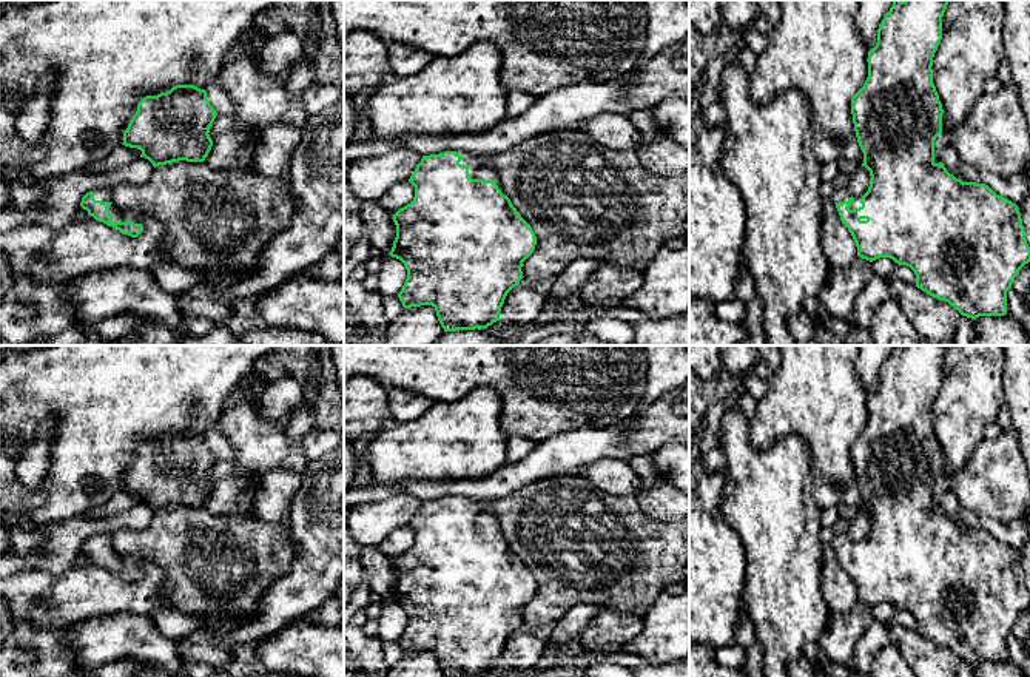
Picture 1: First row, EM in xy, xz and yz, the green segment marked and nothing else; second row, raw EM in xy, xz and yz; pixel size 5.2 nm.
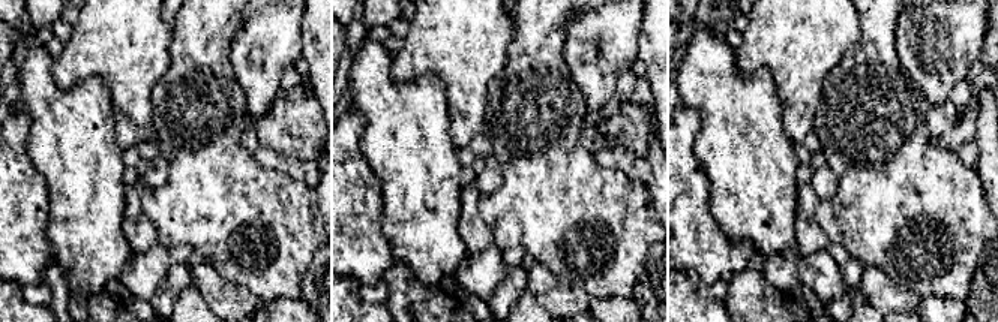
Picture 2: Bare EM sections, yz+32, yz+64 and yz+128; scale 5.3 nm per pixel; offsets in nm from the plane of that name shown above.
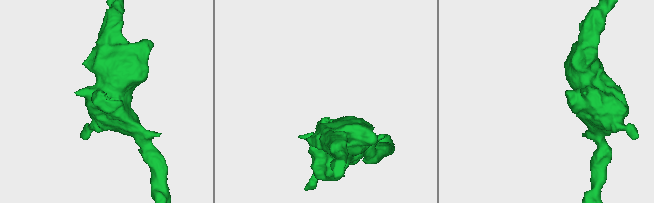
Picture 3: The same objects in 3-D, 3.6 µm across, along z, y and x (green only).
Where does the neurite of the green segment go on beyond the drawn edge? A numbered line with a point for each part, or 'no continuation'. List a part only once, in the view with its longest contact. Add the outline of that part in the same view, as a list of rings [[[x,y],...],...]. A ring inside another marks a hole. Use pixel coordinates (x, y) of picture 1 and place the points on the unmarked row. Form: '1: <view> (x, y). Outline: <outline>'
1: xz (478, 514). Outline: [[[456,497],[456,500],[464,503],[459,509],[469,512],[469,523],[493,526],[498,530],[498,534],[501,535],[501,538],[506,540],[500,524],[498,524],[498,520],[493,517],[492,512],[489,512],[486,509],[486,501],[476,501],[473,498],[466,498],[466,497]]]

